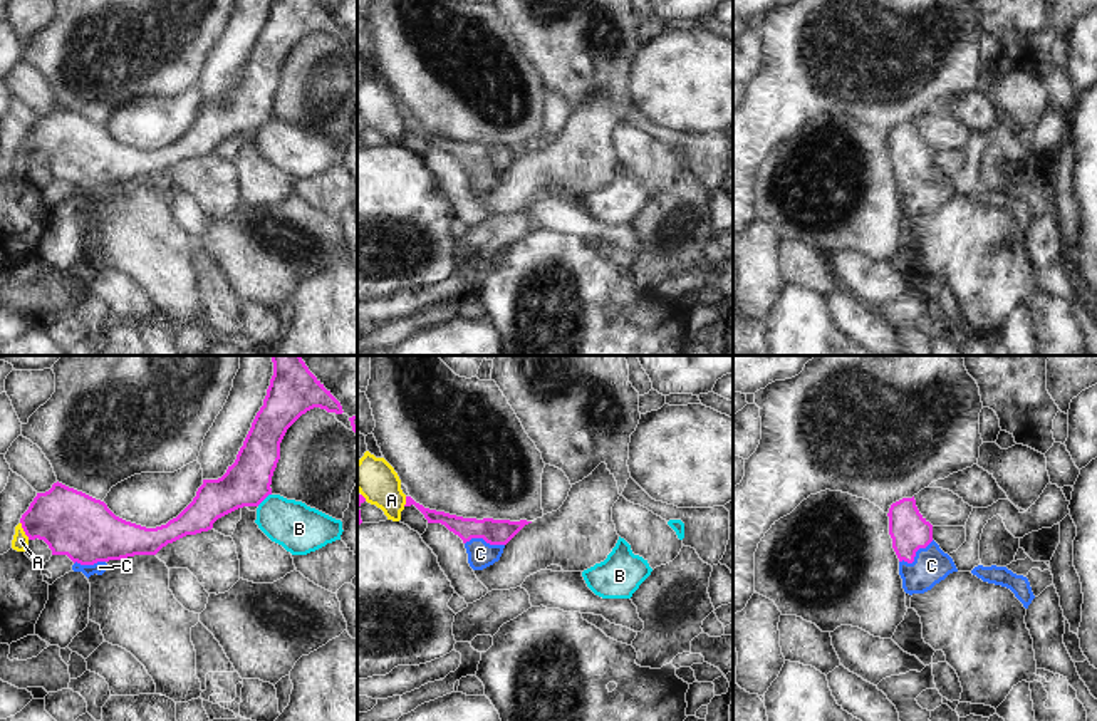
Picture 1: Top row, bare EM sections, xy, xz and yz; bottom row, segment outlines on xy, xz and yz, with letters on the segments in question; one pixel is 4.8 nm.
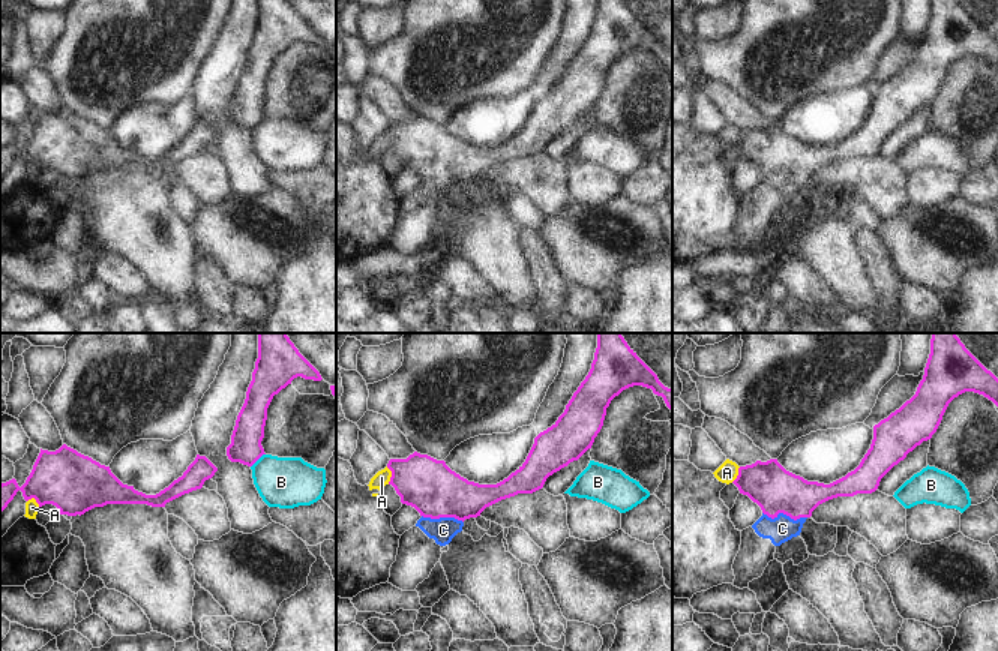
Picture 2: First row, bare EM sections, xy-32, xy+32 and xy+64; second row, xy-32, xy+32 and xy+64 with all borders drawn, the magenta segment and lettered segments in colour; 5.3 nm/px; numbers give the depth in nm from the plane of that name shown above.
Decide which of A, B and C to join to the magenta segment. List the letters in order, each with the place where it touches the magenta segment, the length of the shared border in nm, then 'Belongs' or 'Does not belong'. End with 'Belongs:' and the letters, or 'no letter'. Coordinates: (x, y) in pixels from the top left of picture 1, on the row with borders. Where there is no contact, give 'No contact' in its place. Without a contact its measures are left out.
A: Touches magenta at xy (24, 530). Shared border 100 nm. Does not belong
B: Touches magenta at xy (264, 498). Shared border 90 nm. Does not belong
C: Touches magenta at yz (915, 555). Shared border 200 nm. Belongs
Belongs: C.

